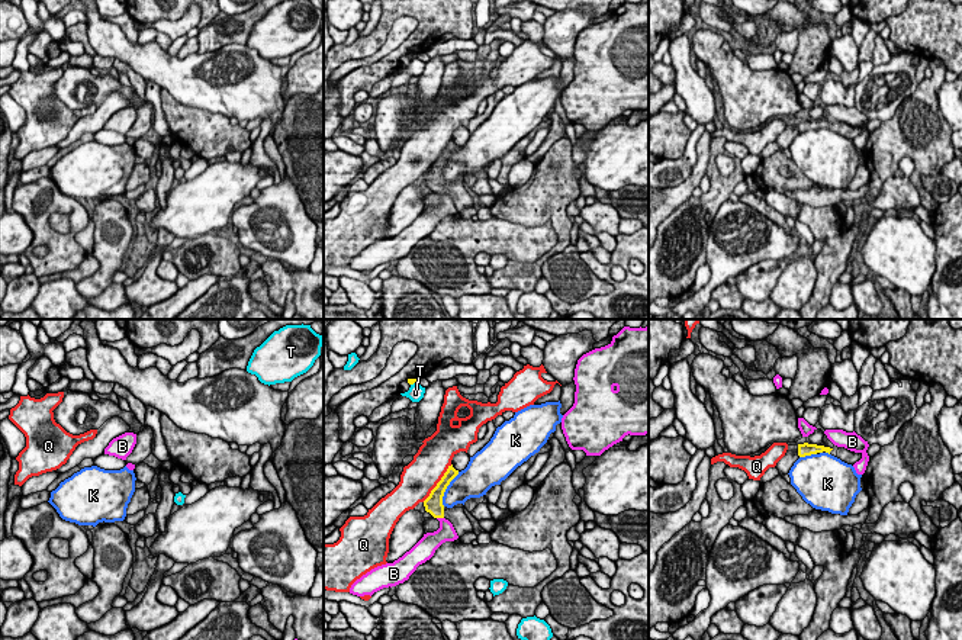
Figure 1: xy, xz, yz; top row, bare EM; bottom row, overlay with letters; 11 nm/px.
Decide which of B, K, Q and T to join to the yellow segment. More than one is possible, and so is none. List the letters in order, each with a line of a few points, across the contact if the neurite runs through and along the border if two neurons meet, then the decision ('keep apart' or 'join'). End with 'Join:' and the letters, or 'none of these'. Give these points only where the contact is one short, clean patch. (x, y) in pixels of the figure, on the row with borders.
B: xz (437, 517), (443, 518) | keep apart
K: keep apart
Q: keep apart
T: xz (415, 380), (411, 385) | keep apart
Join: none of these

